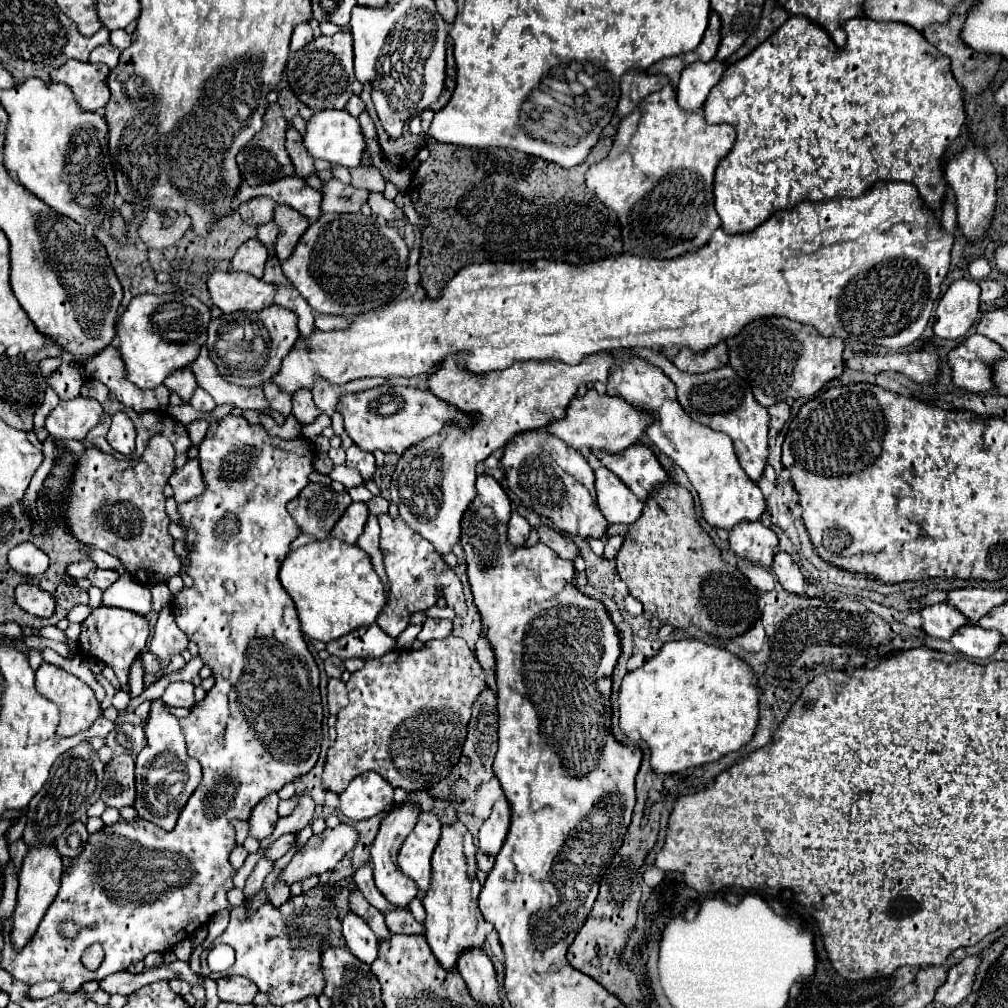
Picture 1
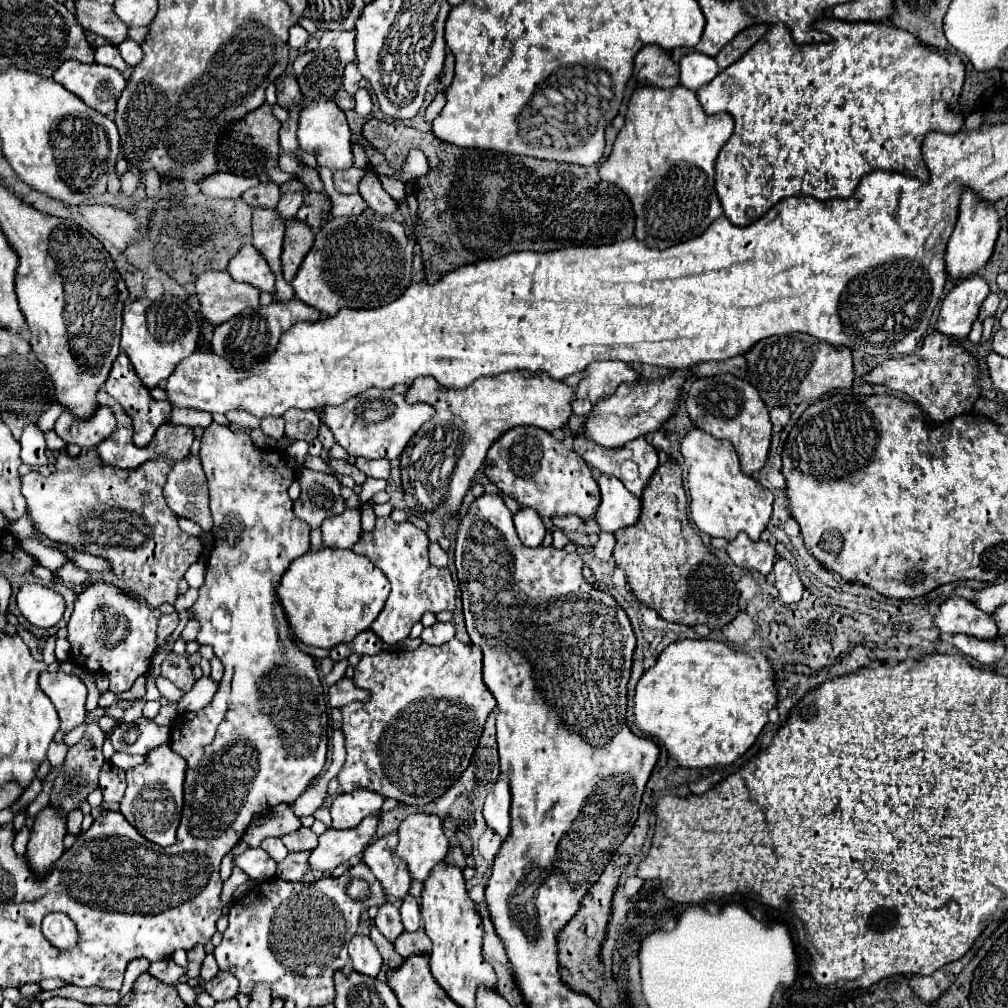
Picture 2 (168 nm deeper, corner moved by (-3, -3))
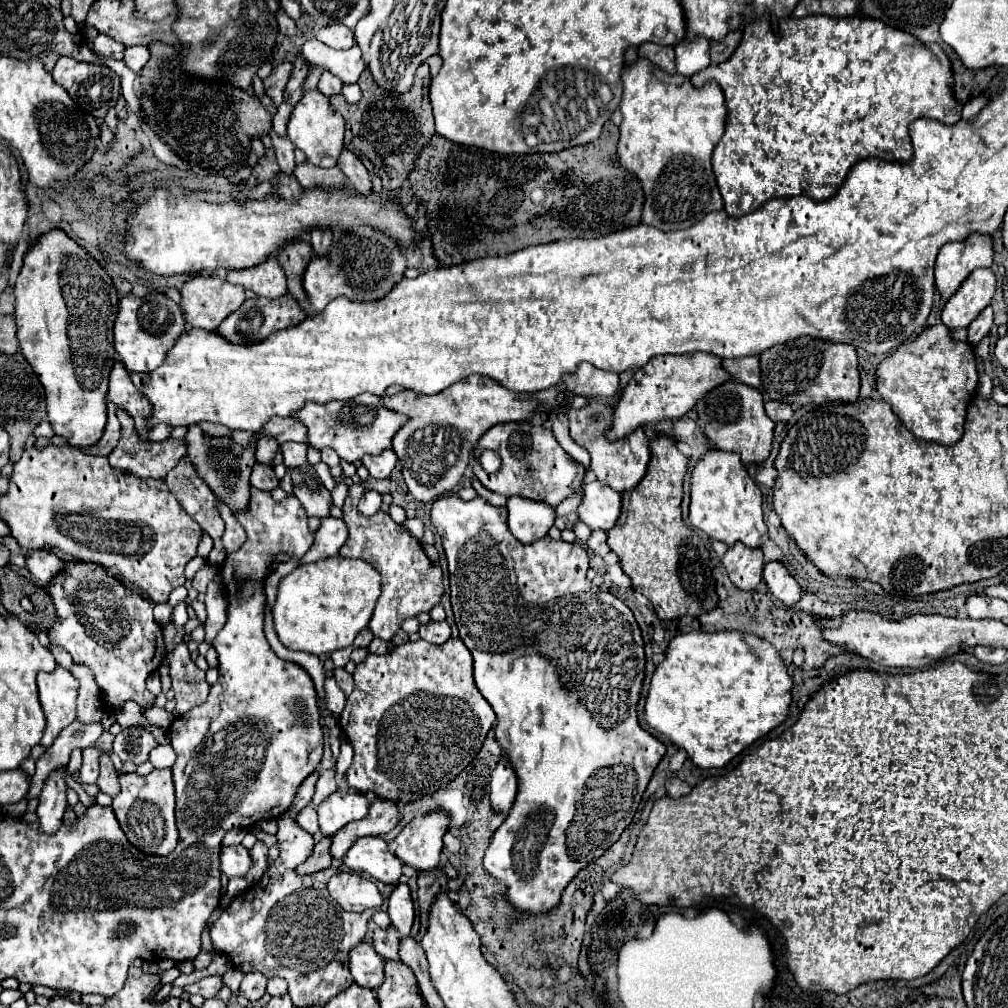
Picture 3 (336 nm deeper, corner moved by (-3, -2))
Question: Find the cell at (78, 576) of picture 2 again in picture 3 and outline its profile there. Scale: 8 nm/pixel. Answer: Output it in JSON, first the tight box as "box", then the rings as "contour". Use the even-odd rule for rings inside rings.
{"box":[27,549,65,585],"contour":[[[39,549],[39,551],[33,551],[31,557],[27,557],[27,569],[39,585],[47,585],[59,573],[65,571],[65,561],[59,559],[53,551]]]}

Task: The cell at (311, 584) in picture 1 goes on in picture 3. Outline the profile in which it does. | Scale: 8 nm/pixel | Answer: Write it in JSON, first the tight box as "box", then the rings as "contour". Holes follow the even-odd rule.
{"box":[273,555,381,655],"contour":[[[335,555],[299,565],[279,585],[277,603],[273,607],[275,631],[281,643],[293,651],[329,655],[353,645],[357,633],[367,627],[379,595],[381,575],[363,559]]]}

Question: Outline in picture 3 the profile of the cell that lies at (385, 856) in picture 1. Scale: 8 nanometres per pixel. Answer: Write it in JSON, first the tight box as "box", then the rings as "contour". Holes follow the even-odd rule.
{"box":[343,837,403,885],"contour":[[[361,837],[343,857],[343,863],[353,871],[363,871],[387,885],[397,885],[403,875],[403,863],[391,853],[381,837]]]}

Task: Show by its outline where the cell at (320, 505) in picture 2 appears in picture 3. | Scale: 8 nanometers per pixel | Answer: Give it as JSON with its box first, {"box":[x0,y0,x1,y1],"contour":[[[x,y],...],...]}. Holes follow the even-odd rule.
{"box":[293,465,333,519],"contour":[[[311,465],[293,469],[293,493],[301,501],[309,517],[323,519],[331,515],[331,507],[333,507],[331,491],[321,483],[321,479],[317,477]]]}

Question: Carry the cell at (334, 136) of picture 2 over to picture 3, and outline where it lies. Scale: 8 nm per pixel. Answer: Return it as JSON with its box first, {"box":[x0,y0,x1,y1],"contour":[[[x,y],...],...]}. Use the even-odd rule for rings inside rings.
{"box":[287,91,345,167],"contour":[[[307,91],[301,101],[295,105],[289,125],[287,125],[287,135],[293,141],[297,149],[301,149],[307,155],[307,161],[317,165],[317,167],[335,167],[339,161],[339,155],[343,151],[343,133],[345,133],[345,121],[343,117],[333,111],[329,105],[329,99],[319,93],[319,91]]]}

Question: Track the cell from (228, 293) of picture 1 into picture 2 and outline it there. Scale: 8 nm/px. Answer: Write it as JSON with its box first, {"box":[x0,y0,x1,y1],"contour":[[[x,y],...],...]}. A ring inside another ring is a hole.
{"box":[195,272,259,326],"contour":[[[203,272],[195,282],[199,314],[211,326],[223,324],[245,308],[259,308],[259,290],[245,282],[235,282],[227,272]]]}

